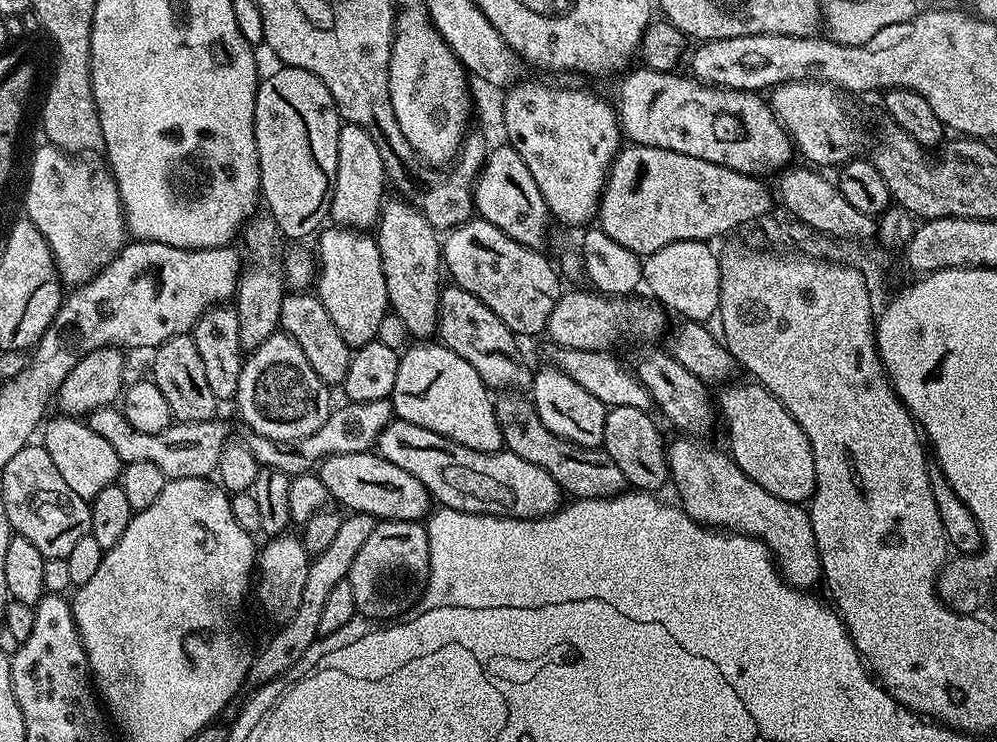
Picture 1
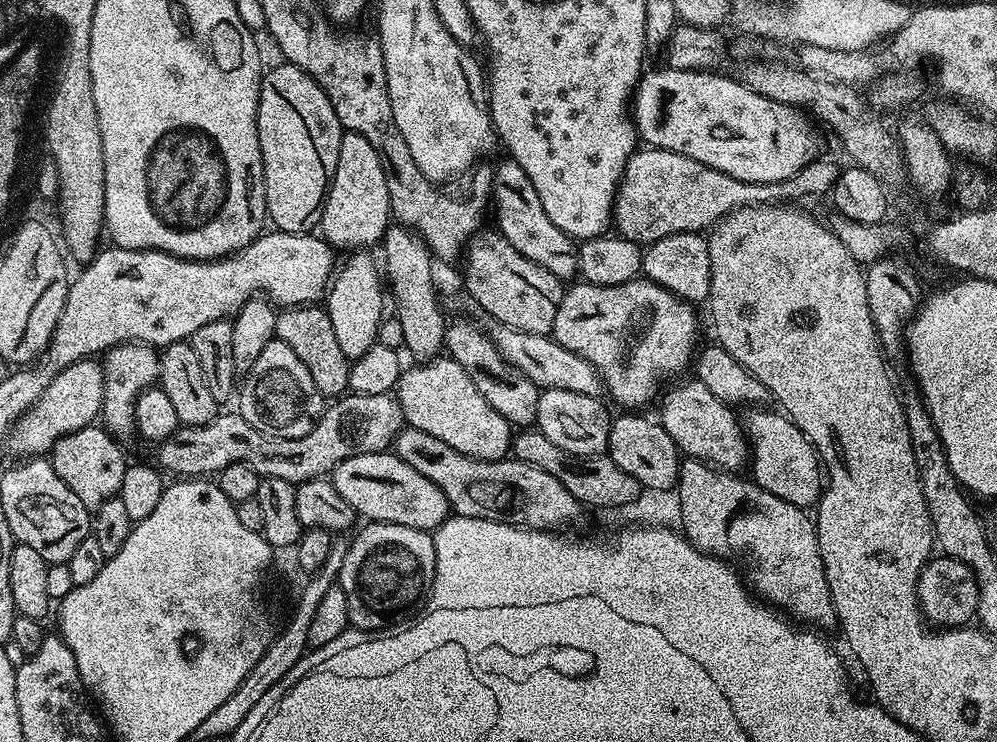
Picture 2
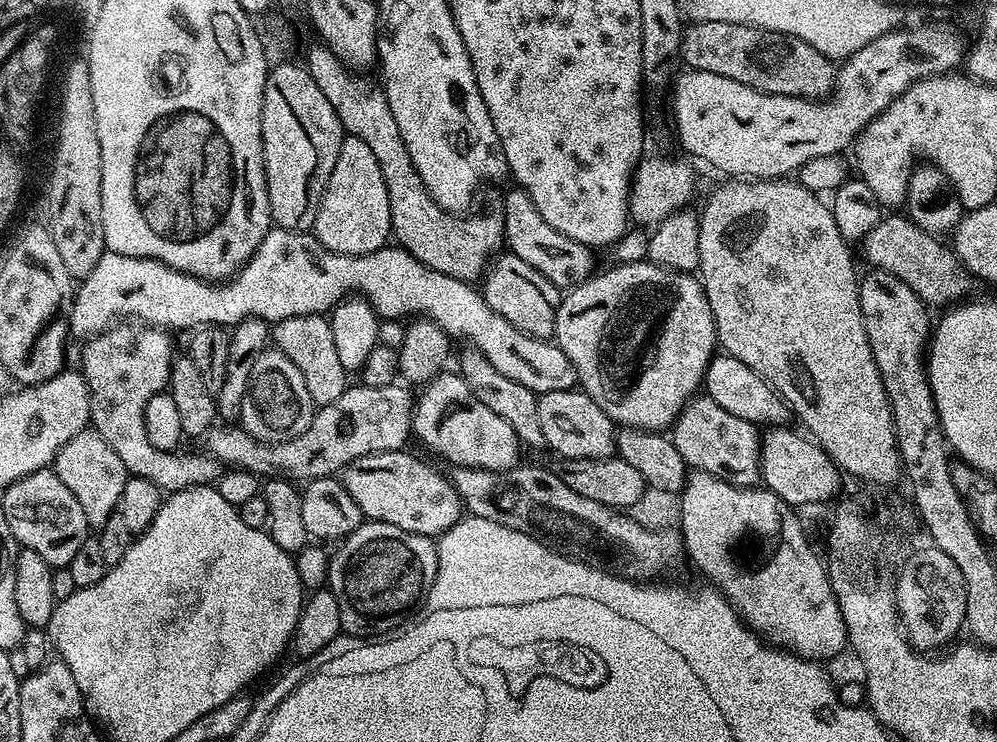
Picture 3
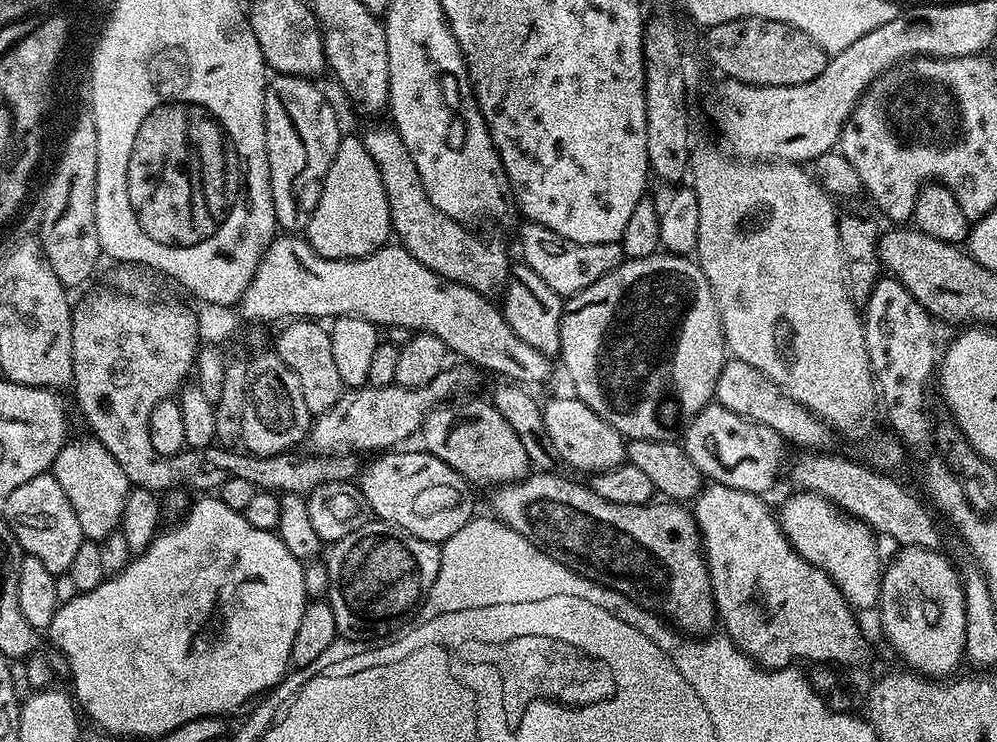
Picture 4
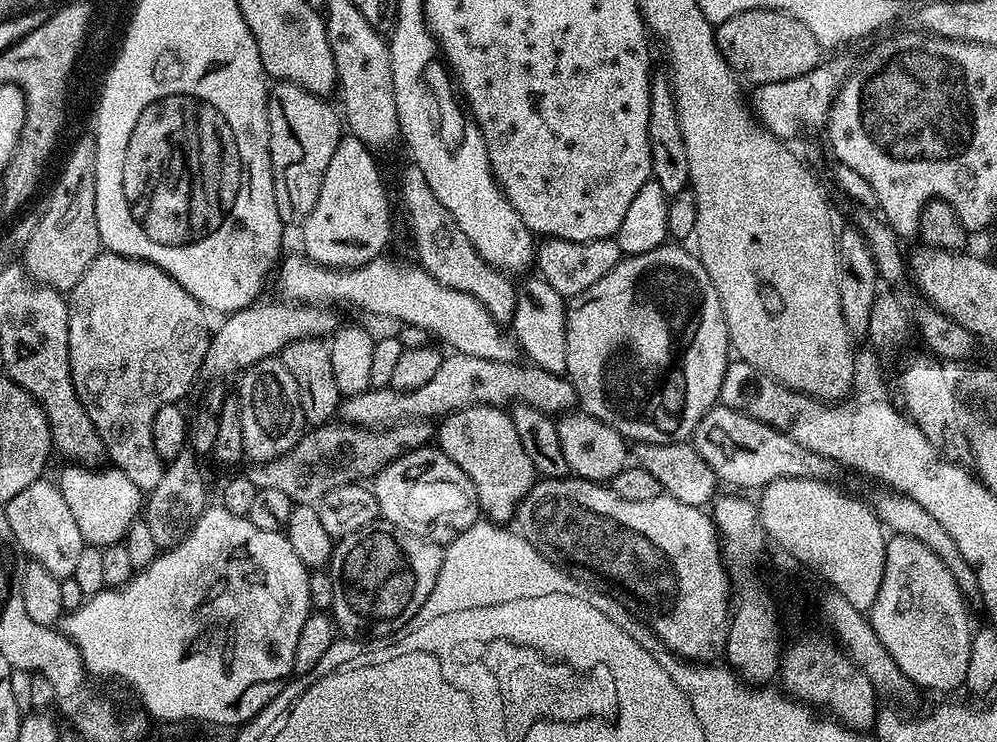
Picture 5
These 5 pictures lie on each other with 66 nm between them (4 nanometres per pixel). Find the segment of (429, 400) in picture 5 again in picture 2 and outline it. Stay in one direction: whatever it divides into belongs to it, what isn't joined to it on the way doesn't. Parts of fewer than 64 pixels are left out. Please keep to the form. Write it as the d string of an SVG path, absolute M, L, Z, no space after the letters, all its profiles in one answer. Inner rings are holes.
M353 392L351 394L345 394L339 398L333 399L331 403L325 407L324 412L320 415L316 425L310 430L310 434L302 434L302 438L274 438L270 434L262 434L262 430L254 430L254 426L250 426L250 422L246 422L244 417L237 414L235 411L225 414L218 414L210 422L206 422L202 426L181 426L176 429L174 434L170 434L170 438L166 438L155 449L156 460L155 463L159 465L165 473L177 472L177 477L180 478L208 478L213 474L219 474L223 468L230 466L231 464L245 464L255 470L256 473L262 478L283 478L286 482L298 485L307 480L319 480L327 477L331 473L332 469L337 468L346 458L351 456L357 456L358 454L374 454L375 452L387 452L391 449L393 440L396 439L396 435L400 432L401 428L405 427L404 415L402 414L402 406L396 400L395 395L392 392L386 394L358 394Z

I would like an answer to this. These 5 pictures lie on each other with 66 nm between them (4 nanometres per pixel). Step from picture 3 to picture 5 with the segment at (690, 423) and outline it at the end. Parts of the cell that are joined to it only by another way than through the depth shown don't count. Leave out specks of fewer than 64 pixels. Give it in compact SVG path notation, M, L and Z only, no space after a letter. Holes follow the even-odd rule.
M717 403L705 414L702 422L698 422L690 443L698 450L698 454L702 454L710 470L714 470L717 481L721 485L733 484L736 490L759 490L770 482L786 478L832 482L842 472L840 465L830 458L822 458L822 454L814 454L814 450L798 446L794 438L774 430L774 426L766 426L766 422L758 422L722 403Z

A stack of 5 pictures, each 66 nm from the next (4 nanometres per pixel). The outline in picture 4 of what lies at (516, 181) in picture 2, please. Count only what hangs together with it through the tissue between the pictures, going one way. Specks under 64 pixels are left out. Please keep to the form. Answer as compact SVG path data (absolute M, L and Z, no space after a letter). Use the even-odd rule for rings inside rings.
M524 222L521 225L519 259L562 298L578 295L586 290L586 286L610 274L610 270L623 264L626 259L624 245L620 242L579 244L570 242L570 238L562 238L562 234L554 234L554 230L546 230L540 224Z

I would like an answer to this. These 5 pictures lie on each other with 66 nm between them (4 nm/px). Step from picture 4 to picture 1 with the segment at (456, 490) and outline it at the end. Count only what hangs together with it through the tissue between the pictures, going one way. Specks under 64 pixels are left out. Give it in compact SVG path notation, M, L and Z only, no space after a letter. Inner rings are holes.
M375 451L355 452L354 454L334 454L327 456L318 465L318 475L322 486L326 486L329 497L341 504L341 509L349 513L365 512L375 516L377 521L415 520L423 521L429 515L430 497L426 486L414 478L414 474L406 474L394 466L394 462L386 462Z

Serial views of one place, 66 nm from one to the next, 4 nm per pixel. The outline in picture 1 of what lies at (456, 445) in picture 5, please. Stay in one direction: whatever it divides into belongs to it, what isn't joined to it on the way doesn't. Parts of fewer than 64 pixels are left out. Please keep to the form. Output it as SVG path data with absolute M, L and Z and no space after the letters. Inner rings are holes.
M416 342L403 349L398 378L394 378L394 390L390 399L395 419L414 422L414 426L434 430L434 434L442 434L470 450L498 452L504 448L504 435L498 426L496 406L489 388L484 385L482 378L478 378L478 372L474 370L474 366L470 366L470 362L458 358L454 350L442 343Z

